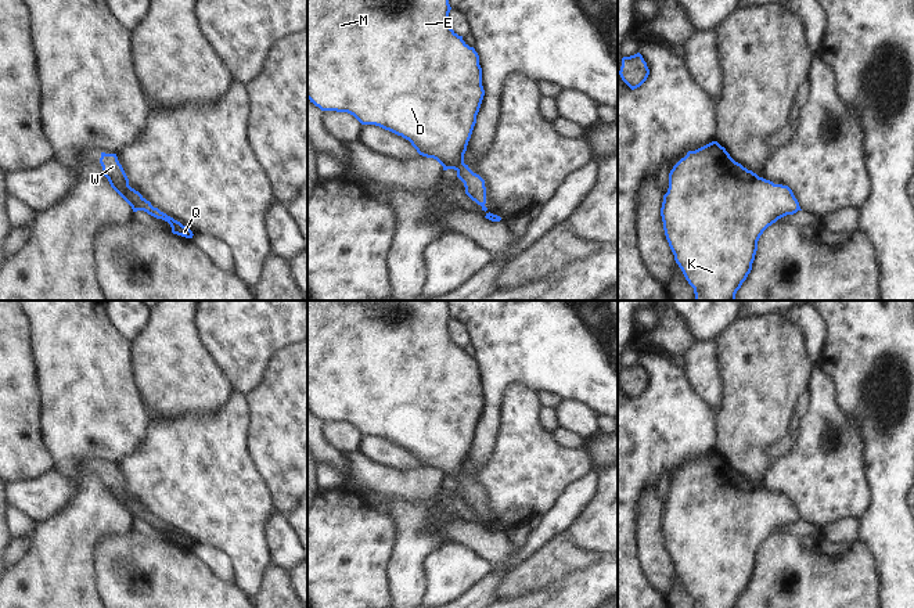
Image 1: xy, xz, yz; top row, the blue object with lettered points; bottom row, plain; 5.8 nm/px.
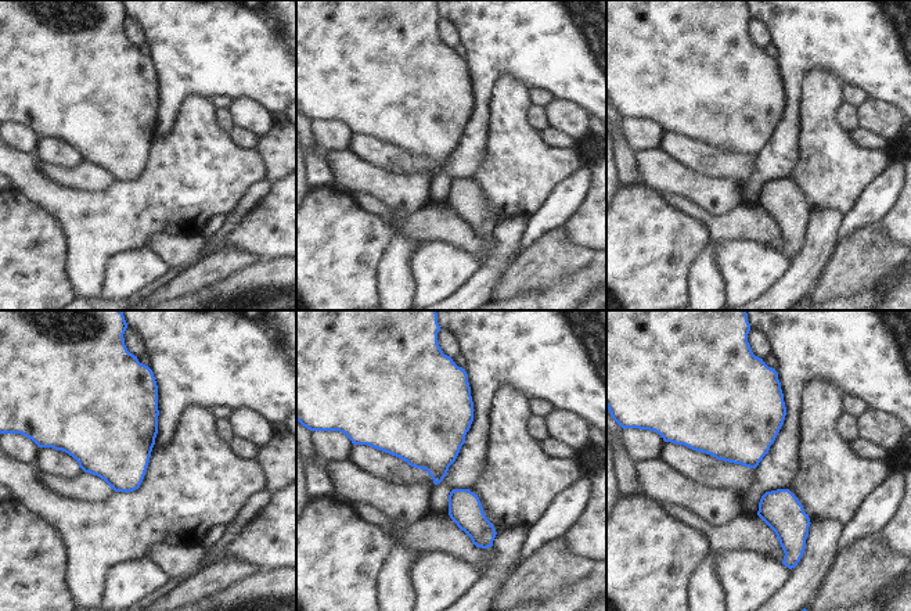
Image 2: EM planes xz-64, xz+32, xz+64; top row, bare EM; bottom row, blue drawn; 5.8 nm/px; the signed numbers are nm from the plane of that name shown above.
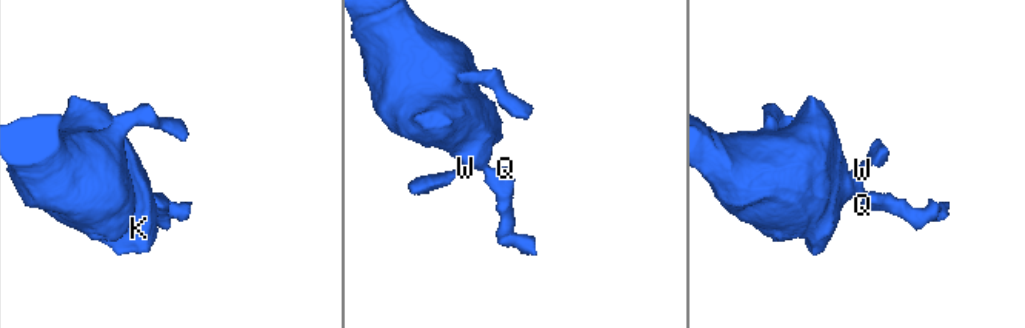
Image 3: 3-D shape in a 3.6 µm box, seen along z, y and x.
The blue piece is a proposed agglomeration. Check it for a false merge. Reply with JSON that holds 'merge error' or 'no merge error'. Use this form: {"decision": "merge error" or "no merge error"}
{"decision": "no merge error"}

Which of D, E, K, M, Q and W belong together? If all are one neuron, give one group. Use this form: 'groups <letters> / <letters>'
groups D E K M Q W

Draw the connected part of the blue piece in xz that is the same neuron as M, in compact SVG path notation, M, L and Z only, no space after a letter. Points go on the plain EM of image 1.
M307 301L307 409L321 421L348 422L361 435L375 435L409 450L420 465L436 470L443 481L454 479L464 493L465 504L486 522L485 490L464 474L464 464L485 406L482 378L475 359L450 338L450 320L446 301Z

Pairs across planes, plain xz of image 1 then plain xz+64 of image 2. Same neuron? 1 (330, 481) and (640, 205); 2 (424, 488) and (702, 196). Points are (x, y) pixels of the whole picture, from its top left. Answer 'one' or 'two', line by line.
1: two
2: one

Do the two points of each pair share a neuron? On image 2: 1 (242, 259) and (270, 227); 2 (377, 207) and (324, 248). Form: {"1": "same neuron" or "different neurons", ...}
{"1": "different neurons", "2": "different neurons"}

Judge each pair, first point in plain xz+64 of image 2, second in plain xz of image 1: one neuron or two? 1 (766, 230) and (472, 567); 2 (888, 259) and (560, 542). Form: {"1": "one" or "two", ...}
{"1": "two", "2": "one"}

